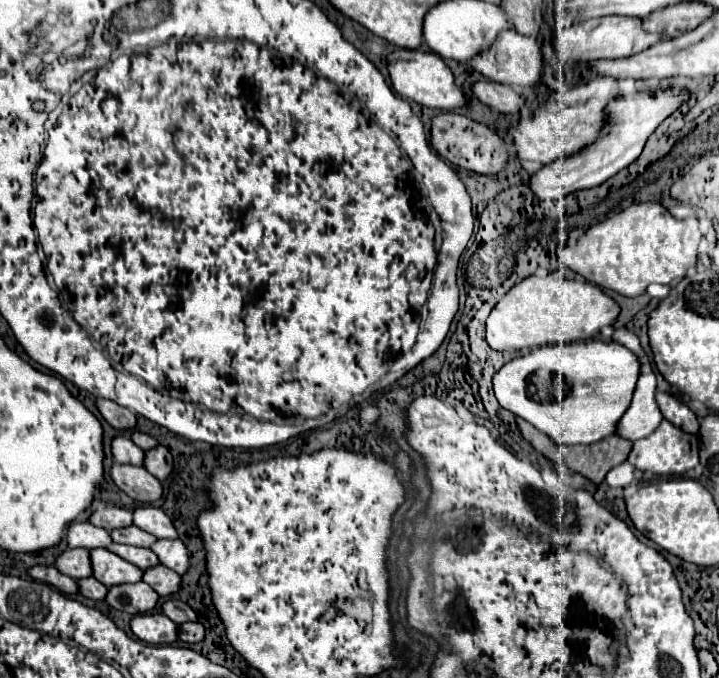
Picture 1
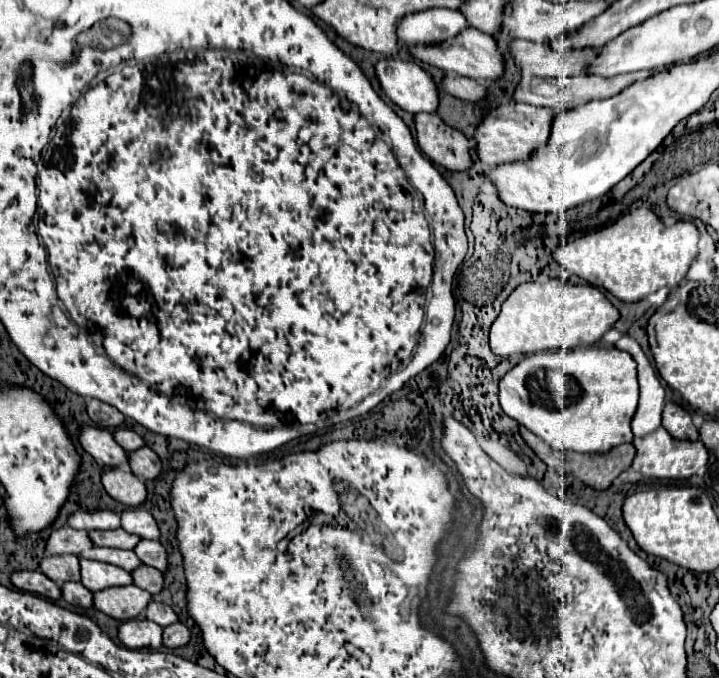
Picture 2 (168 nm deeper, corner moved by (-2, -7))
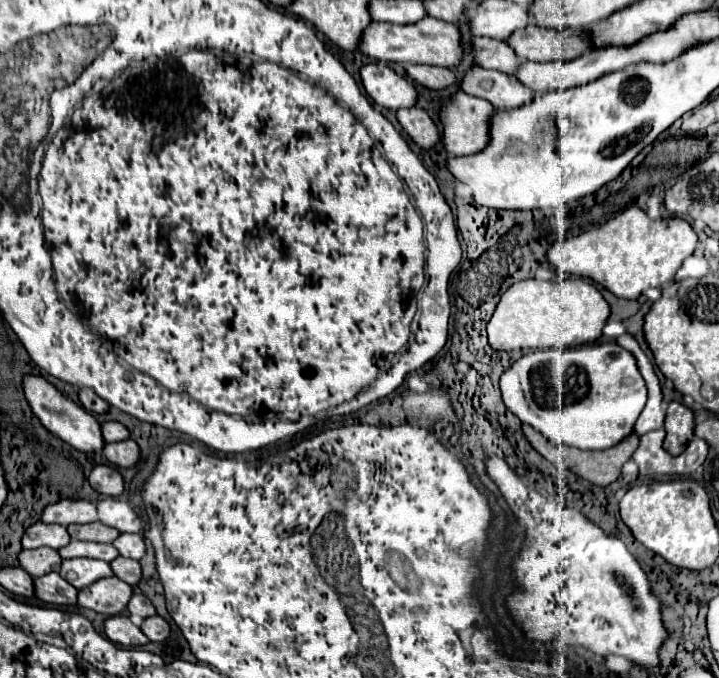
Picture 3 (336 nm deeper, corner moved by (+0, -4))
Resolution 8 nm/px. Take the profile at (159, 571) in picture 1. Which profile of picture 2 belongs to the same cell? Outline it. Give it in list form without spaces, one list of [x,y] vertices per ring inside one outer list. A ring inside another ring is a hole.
[[[139,566],[137,570],[131,572],[133,574],[133,584],[147,590],[149,594],[159,594],[165,586],[165,578],[163,578],[163,572],[151,568],[151,566]]]

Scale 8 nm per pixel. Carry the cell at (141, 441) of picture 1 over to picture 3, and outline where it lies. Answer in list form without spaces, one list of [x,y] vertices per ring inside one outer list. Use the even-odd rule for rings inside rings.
[[[105,421],[101,423],[101,433],[103,433],[103,439],[105,443],[111,443],[111,441],[121,441],[121,439],[127,439],[129,437],[129,431],[125,425],[121,423],[115,423],[115,421]]]

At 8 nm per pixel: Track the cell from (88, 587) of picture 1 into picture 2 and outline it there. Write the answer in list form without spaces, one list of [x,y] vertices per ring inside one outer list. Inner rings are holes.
[[[65,582],[63,586],[63,600],[73,604],[73,606],[81,606],[81,608],[91,608],[93,606],[93,592],[87,590],[83,584],[79,582]]]

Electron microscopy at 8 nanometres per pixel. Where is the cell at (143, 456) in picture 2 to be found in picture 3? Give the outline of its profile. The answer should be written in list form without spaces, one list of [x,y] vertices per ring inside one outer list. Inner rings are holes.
[[[125,439],[119,443],[105,443],[103,455],[117,467],[131,467],[139,459],[139,447],[133,439]]]

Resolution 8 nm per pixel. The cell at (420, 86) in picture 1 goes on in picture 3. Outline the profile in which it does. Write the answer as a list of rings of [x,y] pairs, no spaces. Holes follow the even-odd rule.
[[[369,63],[361,67],[361,85],[365,93],[379,105],[391,111],[413,107],[417,101],[417,91],[413,81],[397,75],[391,67],[383,63]]]

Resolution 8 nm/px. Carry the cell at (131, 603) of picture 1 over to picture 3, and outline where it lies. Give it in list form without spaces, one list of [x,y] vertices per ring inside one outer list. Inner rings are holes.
[[[105,577],[81,589],[77,595],[77,605],[93,609],[103,615],[119,615],[125,611],[131,595],[131,585],[125,585],[117,577]]]

